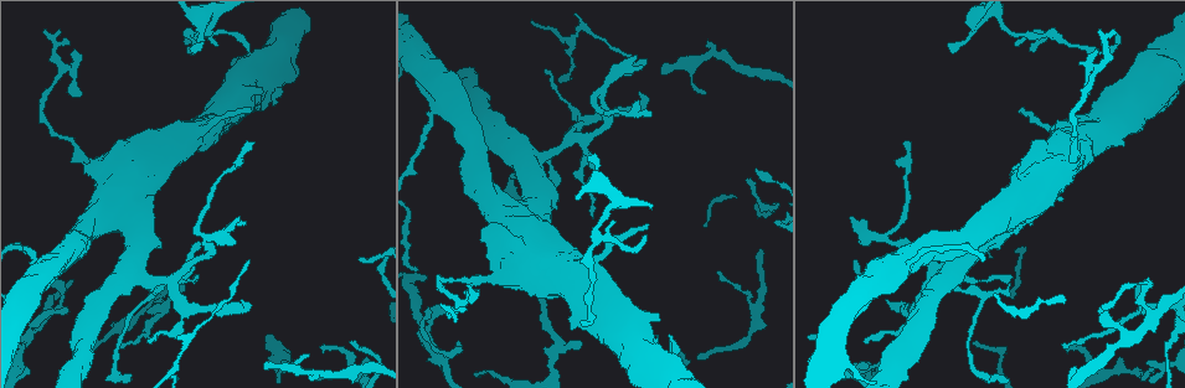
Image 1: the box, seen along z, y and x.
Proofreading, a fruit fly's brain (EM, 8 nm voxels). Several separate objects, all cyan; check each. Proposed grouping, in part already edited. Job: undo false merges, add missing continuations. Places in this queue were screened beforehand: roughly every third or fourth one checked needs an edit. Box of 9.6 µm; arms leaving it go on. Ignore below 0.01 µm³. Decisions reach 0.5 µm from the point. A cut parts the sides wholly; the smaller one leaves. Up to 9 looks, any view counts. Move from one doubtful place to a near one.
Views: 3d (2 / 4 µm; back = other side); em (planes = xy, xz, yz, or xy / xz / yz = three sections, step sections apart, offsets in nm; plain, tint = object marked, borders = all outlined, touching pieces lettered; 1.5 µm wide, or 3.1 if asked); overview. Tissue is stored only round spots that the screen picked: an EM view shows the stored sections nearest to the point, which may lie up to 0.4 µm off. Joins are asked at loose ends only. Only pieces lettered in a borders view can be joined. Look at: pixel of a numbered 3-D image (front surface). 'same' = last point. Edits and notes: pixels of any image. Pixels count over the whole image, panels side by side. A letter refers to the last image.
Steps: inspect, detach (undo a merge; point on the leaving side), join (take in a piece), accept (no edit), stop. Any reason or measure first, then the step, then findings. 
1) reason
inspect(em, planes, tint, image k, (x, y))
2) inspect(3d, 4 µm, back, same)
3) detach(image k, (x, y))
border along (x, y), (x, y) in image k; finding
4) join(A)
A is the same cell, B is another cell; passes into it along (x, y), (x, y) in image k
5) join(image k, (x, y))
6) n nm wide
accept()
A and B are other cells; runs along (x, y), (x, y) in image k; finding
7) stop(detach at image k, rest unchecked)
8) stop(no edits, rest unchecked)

an open end
inspect(em, yz, step 8, borders, image 1, (308, 353))

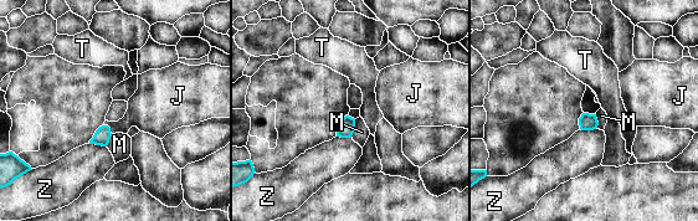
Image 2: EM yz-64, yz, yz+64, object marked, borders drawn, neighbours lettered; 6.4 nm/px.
accept()
J, M, T and Z are other cells; border along (355, 119), (355, 129), (350, 137) in image 2; no lettered piece goes on from it

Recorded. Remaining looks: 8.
branch stops here
inspect(3d, 4 µm, image 1, (717, 272))

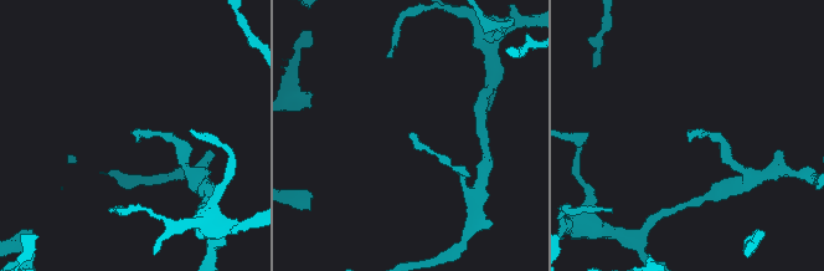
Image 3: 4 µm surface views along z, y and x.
need the tissue
inspect(em, planes, borders, image 3, (690, 137))

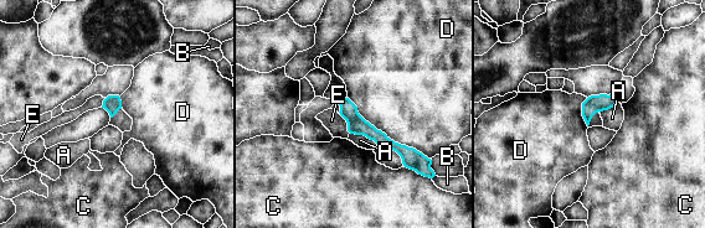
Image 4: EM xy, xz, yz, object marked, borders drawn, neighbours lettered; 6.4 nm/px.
110 nm wide; D touches over 650 nm
join(E)
E is the same cell, A, B, C and D are other cells; it goes on there

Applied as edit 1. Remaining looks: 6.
see it whole again
inspect(overview)

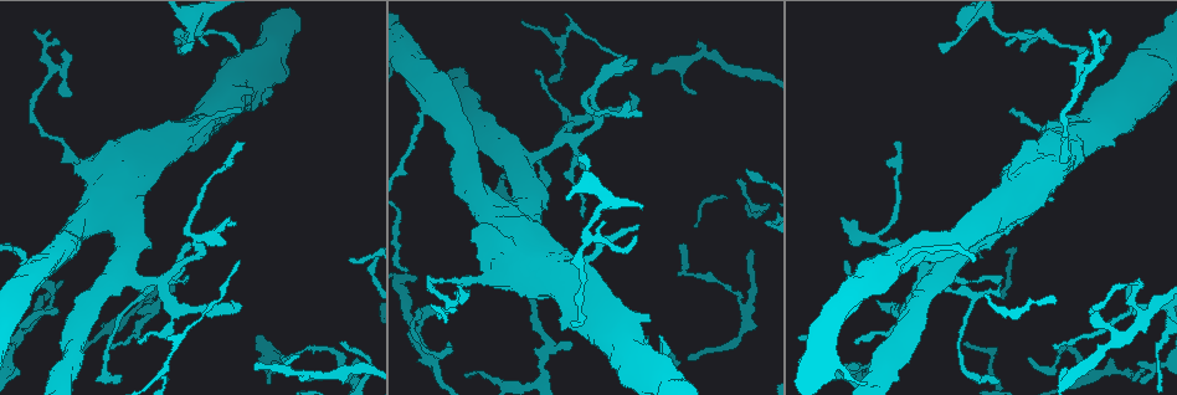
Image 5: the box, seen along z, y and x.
thin end
inspect(em, planes, borders, image 5, (1140, 375))

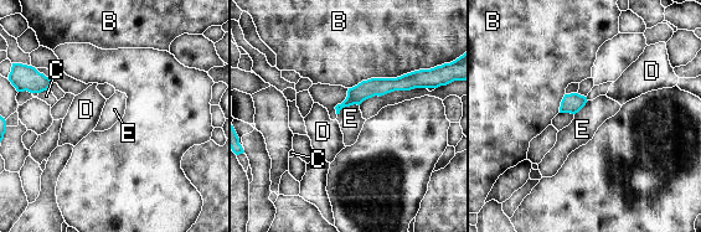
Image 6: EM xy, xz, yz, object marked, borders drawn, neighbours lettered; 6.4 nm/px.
B touches over 550 nm
accept()
B, C, D and E are other cells; border along (359, 104), (344, 107), (338, 114) in image 6; no lettered piece goes on from it

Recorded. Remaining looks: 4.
free end
inspect(em, planes, borders, image 5, (1090, 307))

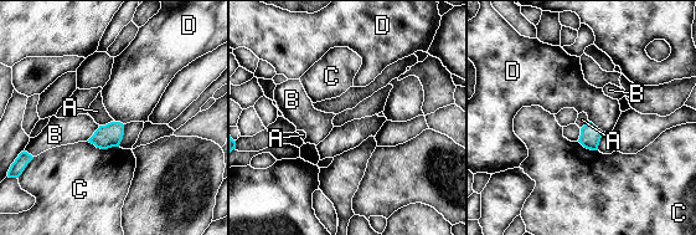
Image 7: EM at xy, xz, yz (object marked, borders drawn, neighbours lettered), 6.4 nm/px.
accept()
A, B, C and D are other cells; border along (114, 121), (99, 126) in image 7; no lettered piece goes on from it

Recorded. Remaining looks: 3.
stop(join at image 4, rest unchecked)

